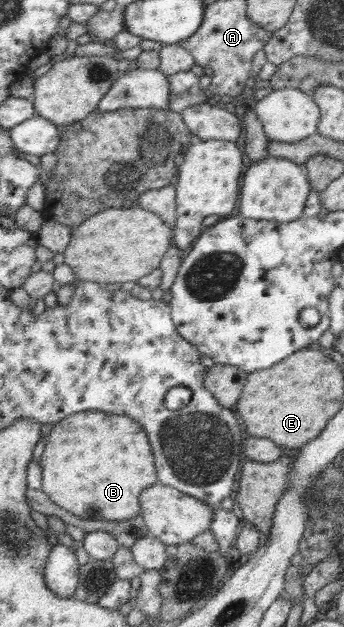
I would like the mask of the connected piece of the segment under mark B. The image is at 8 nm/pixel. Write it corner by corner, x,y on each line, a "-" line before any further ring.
83,412
71,415
57,424
47,437
40,465
43,469
43,491
61,507
85,519
123,521
142,515
142,493
160,479
156,455
143,424
127,415
108,412

